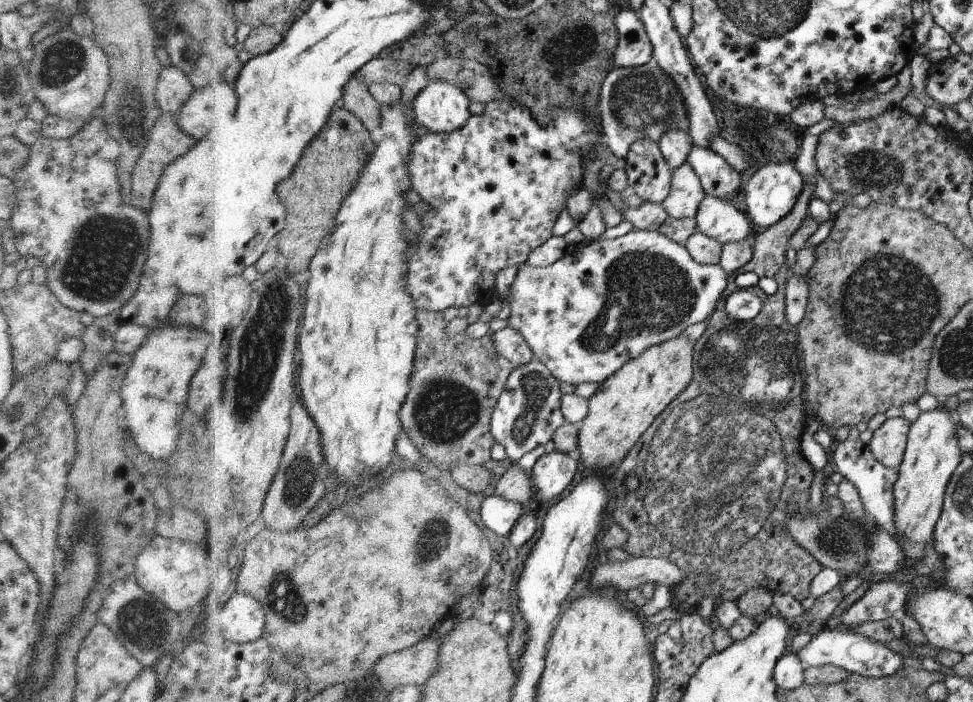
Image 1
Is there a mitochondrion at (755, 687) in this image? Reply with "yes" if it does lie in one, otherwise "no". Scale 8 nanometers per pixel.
no

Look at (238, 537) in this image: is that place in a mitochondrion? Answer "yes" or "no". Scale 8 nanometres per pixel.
no

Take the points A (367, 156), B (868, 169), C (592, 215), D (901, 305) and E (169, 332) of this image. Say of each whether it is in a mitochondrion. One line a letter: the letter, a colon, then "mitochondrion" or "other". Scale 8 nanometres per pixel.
A: other
B: mitochondrion
C: other
D: mitochondrion
E: other

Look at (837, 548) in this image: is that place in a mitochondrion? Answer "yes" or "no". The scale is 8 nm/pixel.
yes

